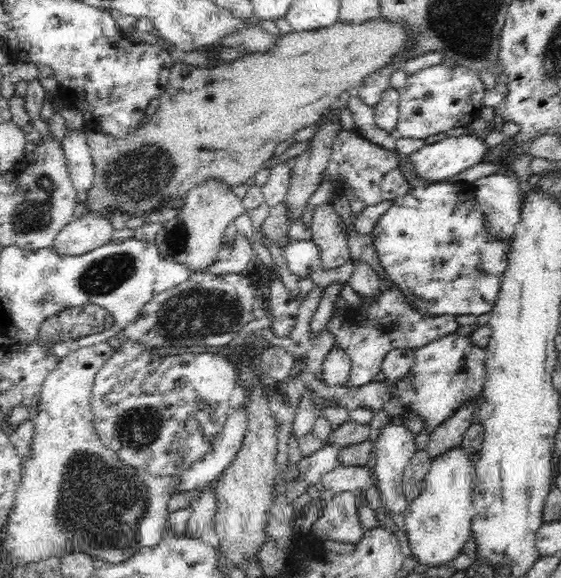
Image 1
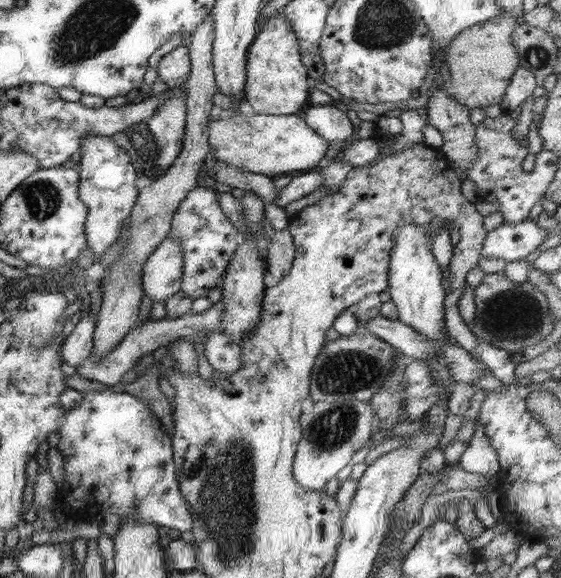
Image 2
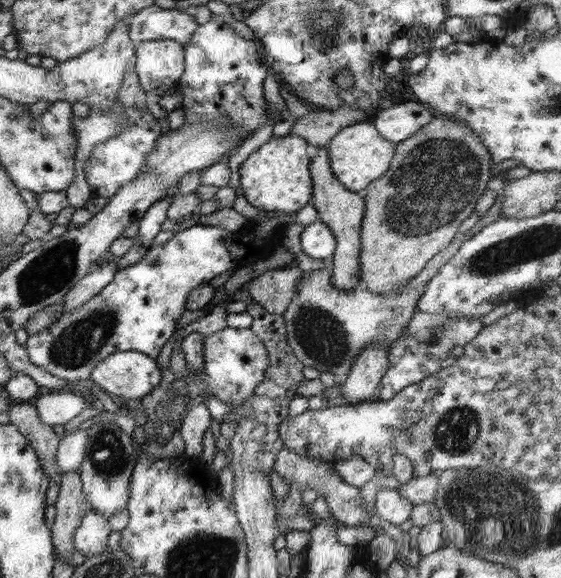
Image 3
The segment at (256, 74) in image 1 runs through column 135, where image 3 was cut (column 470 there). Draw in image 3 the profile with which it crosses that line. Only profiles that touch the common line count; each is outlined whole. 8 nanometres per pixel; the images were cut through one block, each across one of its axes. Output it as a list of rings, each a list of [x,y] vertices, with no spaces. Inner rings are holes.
[[[436,115],[427,126],[424,126],[412,138],[404,140],[396,144],[394,150],[394,157],[389,165],[389,170],[379,180],[373,181],[360,194],[363,196],[365,202],[365,213],[361,224],[361,248],[360,248],[360,281],[364,288],[374,292],[374,294],[392,294],[394,288],[398,288],[400,284],[406,284],[411,281],[417,274],[422,272],[426,263],[438,254],[440,250],[447,248],[453,241],[454,237],[458,236],[458,225],[474,211],[474,206],[478,198],[486,190],[487,182],[494,178],[494,173],[491,171],[491,156],[488,148],[480,141],[480,138],[472,133],[468,126],[463,126],[460,122],[448,119],[444,116]]]

